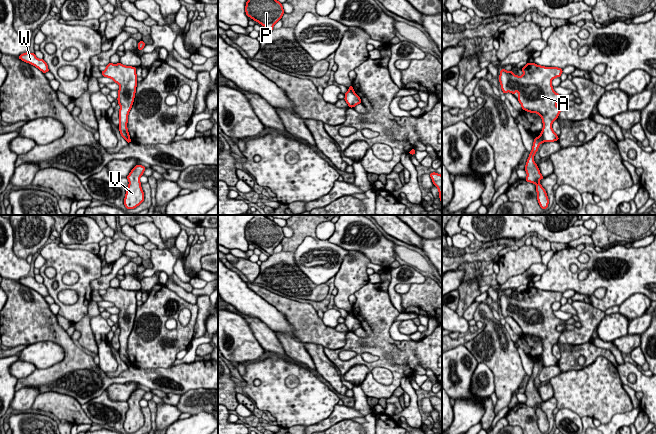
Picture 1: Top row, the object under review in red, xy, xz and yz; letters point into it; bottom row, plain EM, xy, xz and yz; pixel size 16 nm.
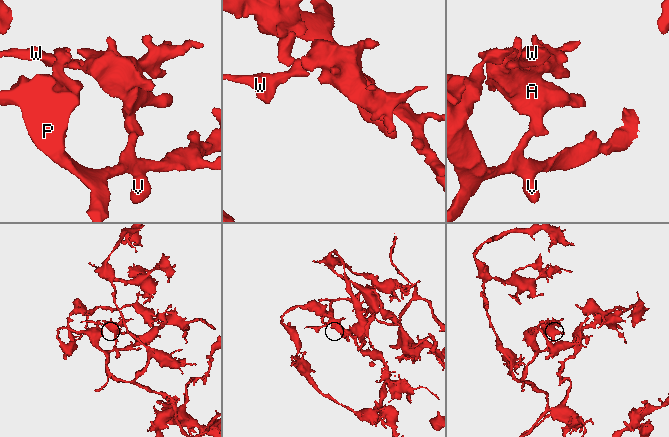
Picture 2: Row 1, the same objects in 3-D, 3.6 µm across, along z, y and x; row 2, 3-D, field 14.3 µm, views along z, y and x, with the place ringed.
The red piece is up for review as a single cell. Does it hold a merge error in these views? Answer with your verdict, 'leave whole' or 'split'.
split

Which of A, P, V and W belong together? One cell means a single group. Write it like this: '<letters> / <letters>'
A W / P V

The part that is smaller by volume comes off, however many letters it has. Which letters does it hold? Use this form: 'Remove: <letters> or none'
Remove: A, W

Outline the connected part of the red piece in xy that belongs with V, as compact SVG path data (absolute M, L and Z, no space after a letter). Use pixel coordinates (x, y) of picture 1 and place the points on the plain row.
M138 388L127 400L129 409L124 422L124 429L127 433L134 433L144 425L144 416L139 403L145 394L146 392L144 390Z

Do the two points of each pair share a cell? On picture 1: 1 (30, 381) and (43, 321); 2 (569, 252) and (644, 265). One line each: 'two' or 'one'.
1: one
2: one

